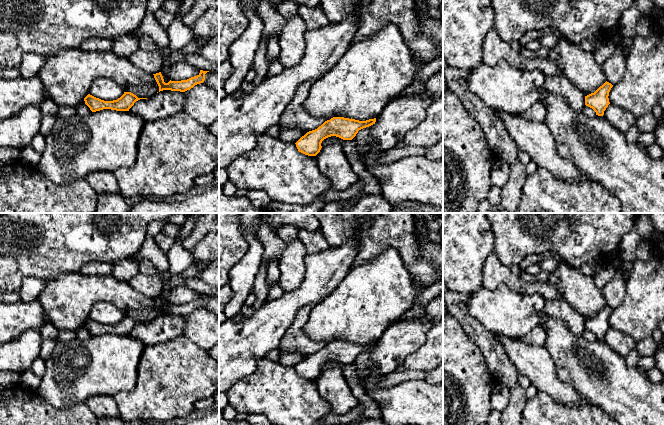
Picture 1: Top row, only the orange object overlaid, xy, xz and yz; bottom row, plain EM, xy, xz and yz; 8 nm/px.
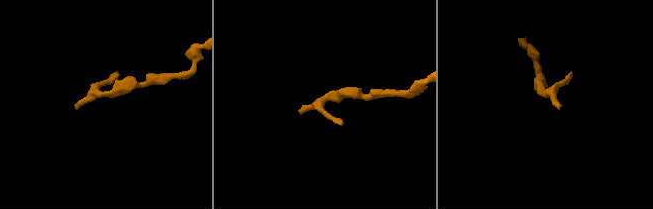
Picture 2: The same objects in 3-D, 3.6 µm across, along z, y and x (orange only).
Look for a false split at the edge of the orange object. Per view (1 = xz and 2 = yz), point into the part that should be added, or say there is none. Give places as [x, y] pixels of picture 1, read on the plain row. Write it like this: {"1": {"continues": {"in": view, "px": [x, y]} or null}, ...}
{"1": {"continues": null}, "2": {"continues": null}}

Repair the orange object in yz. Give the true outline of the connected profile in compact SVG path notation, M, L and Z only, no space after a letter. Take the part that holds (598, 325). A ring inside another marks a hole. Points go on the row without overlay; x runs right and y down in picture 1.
M606 305L594 317L585 320L585 329L592 332L596 339L603 340L610 328L608 320L612 311L613 309Z

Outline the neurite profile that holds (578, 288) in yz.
M557 262L555 269L549 273L548 282L553 285L585 320L594 317L606 306L602 290L595 284L593 276L582 269L576 269L565 262Z

